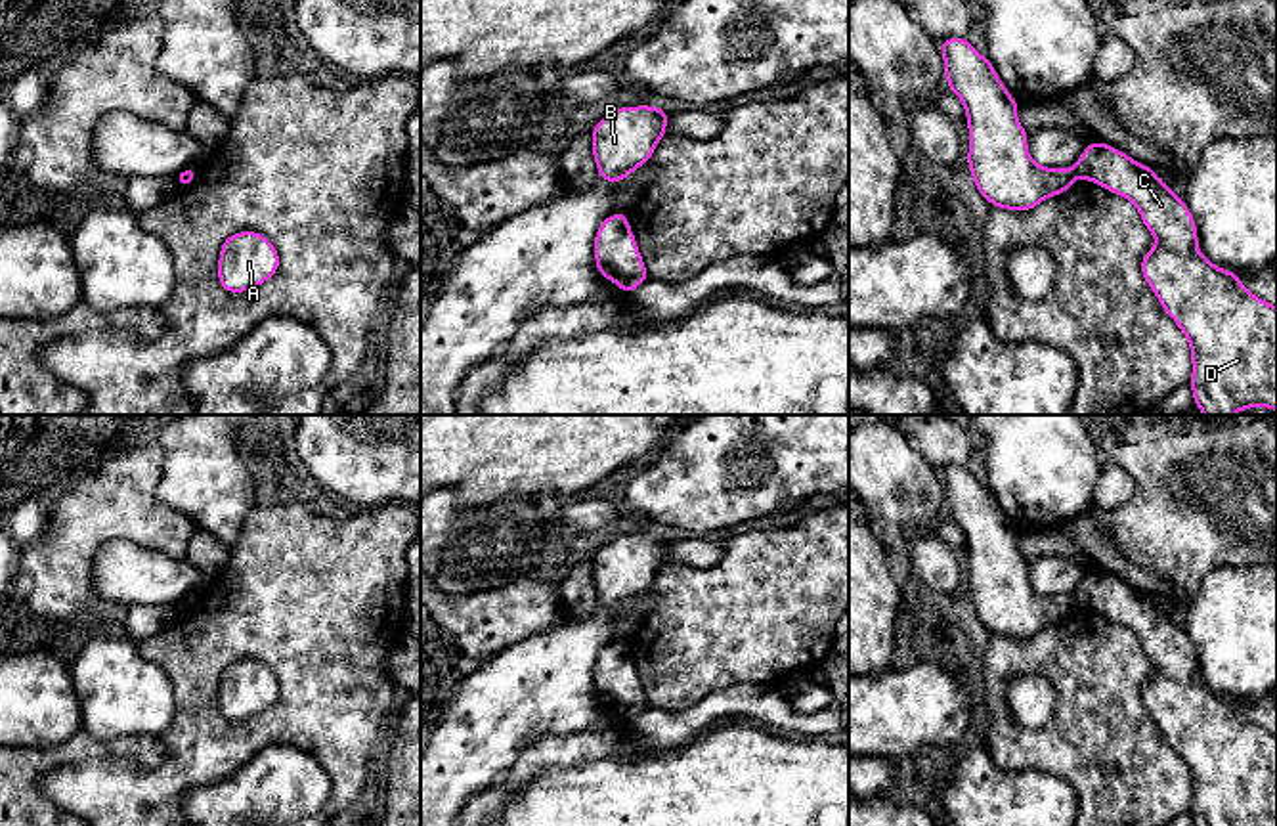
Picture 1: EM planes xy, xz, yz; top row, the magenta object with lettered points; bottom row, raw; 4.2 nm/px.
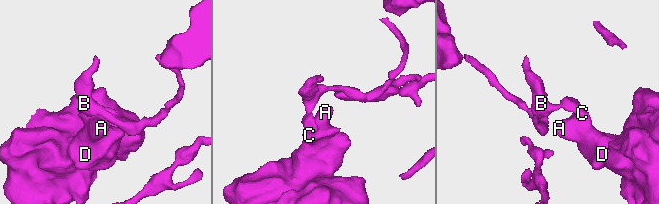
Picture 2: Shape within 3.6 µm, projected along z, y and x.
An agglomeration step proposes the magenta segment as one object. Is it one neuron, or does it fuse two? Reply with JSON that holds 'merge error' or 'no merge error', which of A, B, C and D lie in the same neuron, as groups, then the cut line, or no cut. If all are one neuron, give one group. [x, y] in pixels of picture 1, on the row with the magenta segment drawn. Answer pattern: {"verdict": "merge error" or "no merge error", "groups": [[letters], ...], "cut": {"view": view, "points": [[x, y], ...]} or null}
{"verdict": "merge error", "groups": [["A", "C", "D"], ["B"]], "cut": {"view": "yz", "points": [[1073, 169], [1079, 176]]}}

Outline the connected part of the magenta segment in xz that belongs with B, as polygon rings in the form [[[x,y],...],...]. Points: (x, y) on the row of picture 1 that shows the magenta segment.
[[[617,107],[593,128],[598,178],[617,184],[642,166],[665,136],[669,113],[658,107]]]

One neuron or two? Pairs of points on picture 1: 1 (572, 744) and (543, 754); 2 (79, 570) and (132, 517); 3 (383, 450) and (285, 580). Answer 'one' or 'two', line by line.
1: one
2: one
3: two

